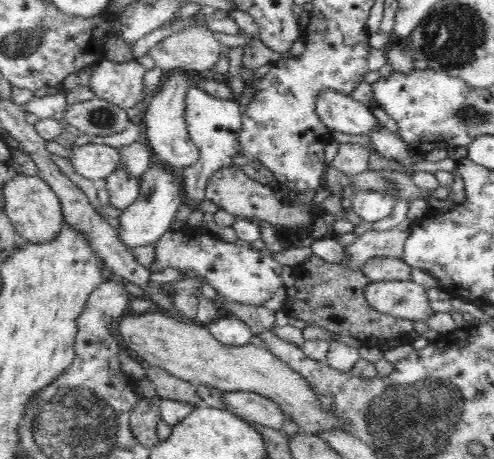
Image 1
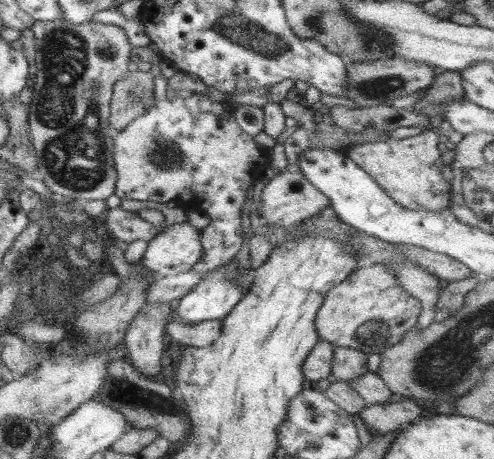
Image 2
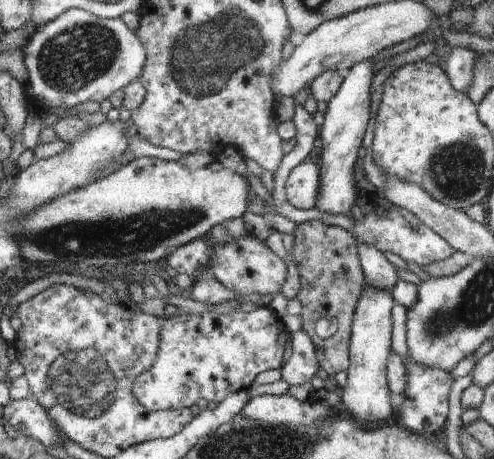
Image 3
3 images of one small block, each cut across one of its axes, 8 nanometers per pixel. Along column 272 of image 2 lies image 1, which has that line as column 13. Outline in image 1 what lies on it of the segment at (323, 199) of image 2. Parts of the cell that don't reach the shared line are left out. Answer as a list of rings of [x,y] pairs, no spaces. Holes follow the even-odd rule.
[[[18,174],[14,180],[6,184],[4,212],[10,216],[16,232],[20,234],[20,242],[32,242],[32,244],[46,244],[54,240],[60,234],[60,228],[66,220],[62,200],[56,196],[50,184],[40,176],[26,176],[26,174]]]

